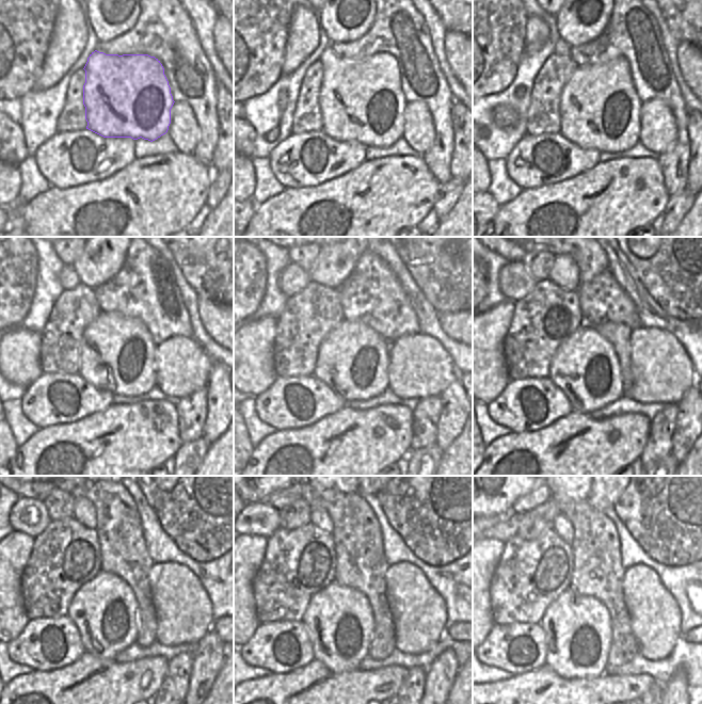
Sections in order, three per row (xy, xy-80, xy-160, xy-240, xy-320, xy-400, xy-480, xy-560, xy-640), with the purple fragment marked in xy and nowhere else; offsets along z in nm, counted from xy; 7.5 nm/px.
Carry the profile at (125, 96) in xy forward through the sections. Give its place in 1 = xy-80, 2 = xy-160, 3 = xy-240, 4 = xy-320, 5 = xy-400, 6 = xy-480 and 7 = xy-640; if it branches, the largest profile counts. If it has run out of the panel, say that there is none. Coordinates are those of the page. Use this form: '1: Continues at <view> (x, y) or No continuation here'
1: Continues at xy-80 (361, 100)
2: Continues at xy-160 (599, 108)
3: Continues at xy-240 (116, 352)
4: Continues at xy-320 (352, 358)
5: Continues at xy-400 (585, 367)
6: Continues at xy-480 (104, 610)
7: Continues at xy-640 (577, 628)

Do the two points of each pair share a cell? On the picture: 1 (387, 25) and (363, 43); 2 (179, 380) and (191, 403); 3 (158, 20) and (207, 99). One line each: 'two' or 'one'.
1: one
2: two
3: one

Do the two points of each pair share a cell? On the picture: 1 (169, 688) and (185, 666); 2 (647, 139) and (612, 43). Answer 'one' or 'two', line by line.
1: one
2: two

